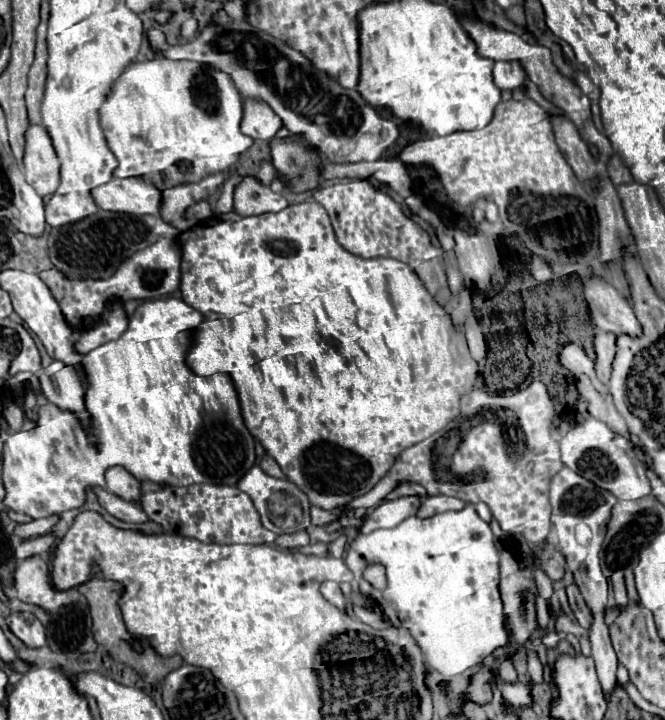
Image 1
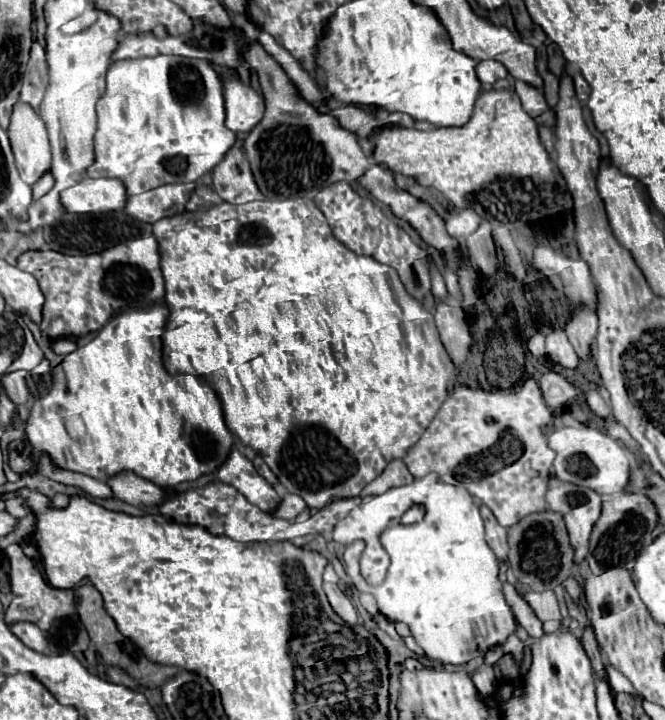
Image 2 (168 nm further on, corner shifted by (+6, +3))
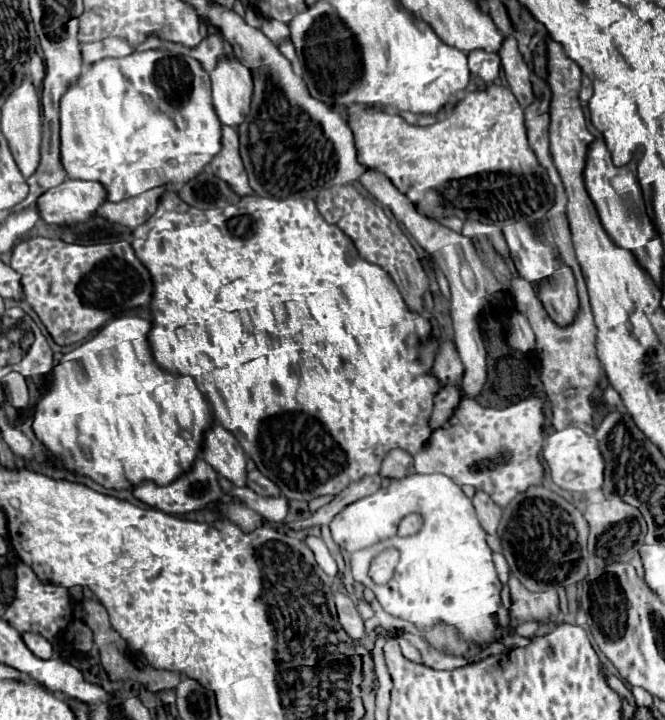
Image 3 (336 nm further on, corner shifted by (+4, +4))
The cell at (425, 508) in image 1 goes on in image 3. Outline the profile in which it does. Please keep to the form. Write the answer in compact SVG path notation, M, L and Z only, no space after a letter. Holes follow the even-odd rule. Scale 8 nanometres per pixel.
M408 514L400 526L398 526L398 536L410 536L410 534L416 534L422 526L422 516L420 514Z

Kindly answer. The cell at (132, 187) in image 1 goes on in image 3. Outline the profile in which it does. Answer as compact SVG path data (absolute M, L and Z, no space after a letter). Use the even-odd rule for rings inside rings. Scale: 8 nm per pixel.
M64 180L36 200L40 218L50 226L72 226L88 220L100 204L106 202L106 190L98 182Z

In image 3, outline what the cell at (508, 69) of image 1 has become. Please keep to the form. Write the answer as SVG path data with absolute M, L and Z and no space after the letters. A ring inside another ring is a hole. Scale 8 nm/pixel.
M472 50L468 54L468 68L472 74L480 76L484 82L492 82L500 72L500 56L494 52Z

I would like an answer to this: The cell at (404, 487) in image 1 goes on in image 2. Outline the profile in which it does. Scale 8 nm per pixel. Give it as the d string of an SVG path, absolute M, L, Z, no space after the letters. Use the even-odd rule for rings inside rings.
M394 459L388 463L388 467L384 469L382 475L378 475L370 485L366 485L366 489L362 489L360 499L370 497L370 495L382 495L392 487L402 487L402 485L410 485L410 481L414 481L414 477L410 475L410 471L406 469L404 461Z

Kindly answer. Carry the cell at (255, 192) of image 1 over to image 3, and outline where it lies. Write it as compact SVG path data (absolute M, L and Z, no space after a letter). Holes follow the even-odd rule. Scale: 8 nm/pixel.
M222 126L222 150L214 156L210 168L218 178L228 182L240 196L252 194L252 188L248 186L248 176L244 172L244 164L240 160L238 134L234 128Z

